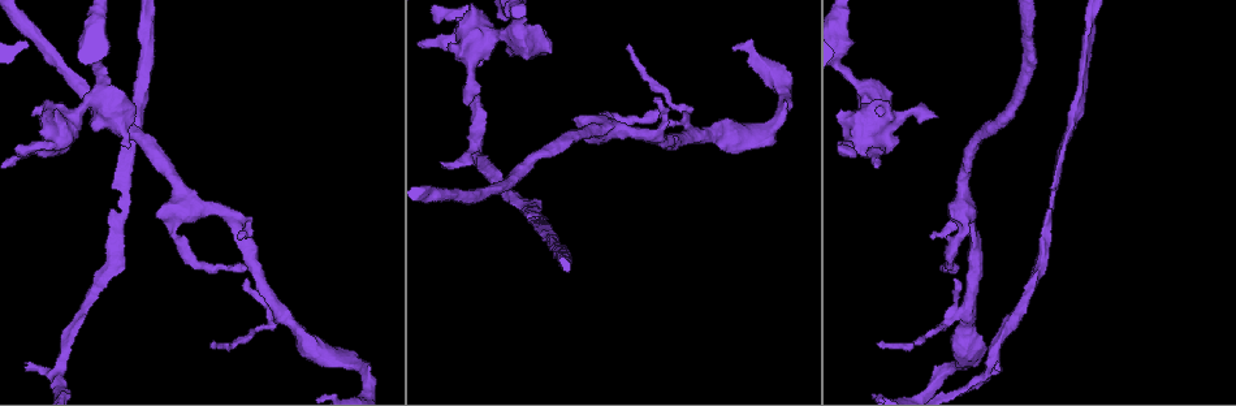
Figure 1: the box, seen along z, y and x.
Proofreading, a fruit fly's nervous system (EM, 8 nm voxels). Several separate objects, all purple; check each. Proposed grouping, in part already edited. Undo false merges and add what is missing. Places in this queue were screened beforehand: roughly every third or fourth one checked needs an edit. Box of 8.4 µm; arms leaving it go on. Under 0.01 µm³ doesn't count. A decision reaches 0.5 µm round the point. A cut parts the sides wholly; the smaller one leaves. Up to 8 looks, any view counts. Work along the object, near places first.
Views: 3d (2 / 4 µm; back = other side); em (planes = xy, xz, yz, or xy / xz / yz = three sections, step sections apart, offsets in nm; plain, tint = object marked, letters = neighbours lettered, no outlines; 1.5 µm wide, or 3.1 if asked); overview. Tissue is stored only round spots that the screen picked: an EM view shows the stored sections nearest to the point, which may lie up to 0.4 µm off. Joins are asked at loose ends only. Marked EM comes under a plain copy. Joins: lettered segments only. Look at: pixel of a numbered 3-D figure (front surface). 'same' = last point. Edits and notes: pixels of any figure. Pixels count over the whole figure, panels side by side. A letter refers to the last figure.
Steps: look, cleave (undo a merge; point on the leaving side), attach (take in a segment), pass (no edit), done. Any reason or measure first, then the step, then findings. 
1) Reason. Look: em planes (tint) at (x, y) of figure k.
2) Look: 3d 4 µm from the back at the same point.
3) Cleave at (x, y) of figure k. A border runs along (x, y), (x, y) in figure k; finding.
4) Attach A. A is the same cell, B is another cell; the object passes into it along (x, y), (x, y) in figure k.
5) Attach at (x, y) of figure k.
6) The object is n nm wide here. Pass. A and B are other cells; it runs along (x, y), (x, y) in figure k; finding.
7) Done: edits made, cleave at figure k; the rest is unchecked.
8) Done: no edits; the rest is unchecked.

Tapers out. Look: em 3.1 µm yz step 16 (letters) at (240, 236) of figure 1.

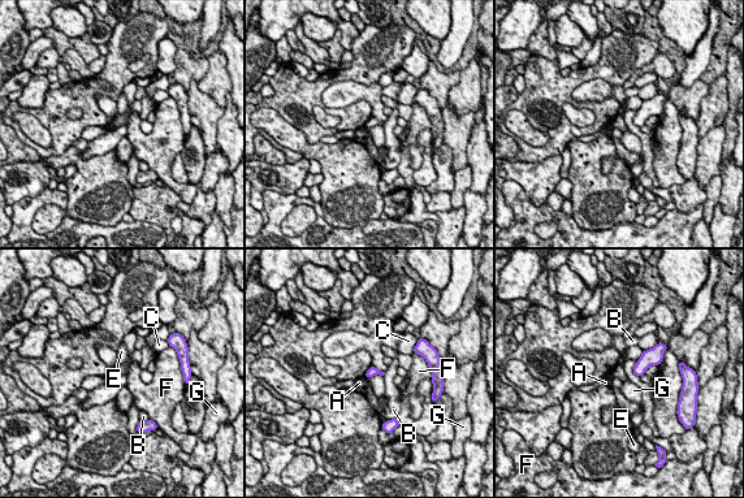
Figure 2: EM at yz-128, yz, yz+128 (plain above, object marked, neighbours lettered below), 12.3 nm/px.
Look: em 3.1 µm xz step 16 (letters) at the same point.

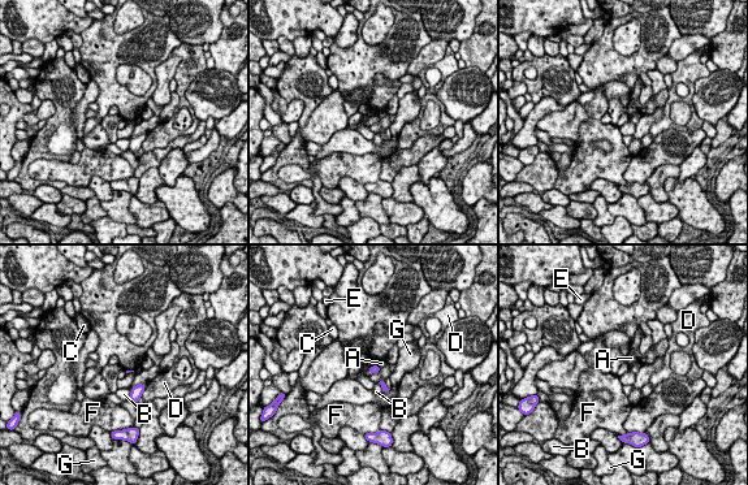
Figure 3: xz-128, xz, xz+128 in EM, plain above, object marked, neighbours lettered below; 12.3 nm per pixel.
Pass. A, B, C, D, E, F and G are other cells; a border runs along (376, 363), (370, 367) in figure 3; none of them fits.

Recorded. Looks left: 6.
Thick end. Look: em yz step 4 (tint) at (127, 147) of figure 1.

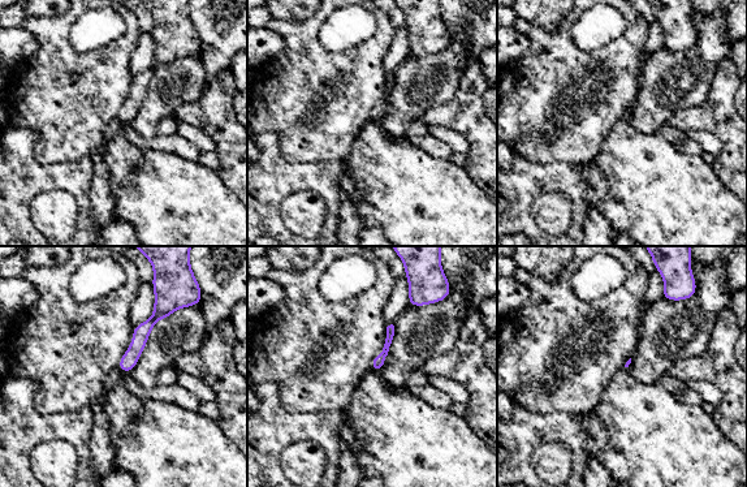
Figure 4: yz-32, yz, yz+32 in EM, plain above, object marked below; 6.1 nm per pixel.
Cut it another way. Look: em planes (letters) at the same point.

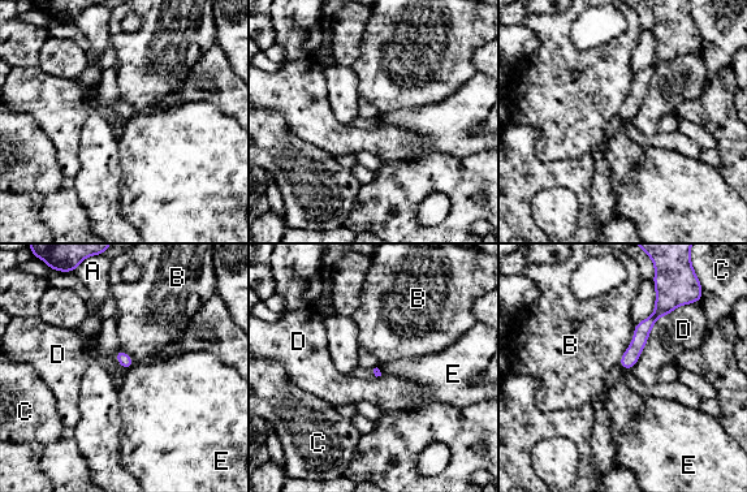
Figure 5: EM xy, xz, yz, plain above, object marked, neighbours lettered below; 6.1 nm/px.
Pass. A, B, C, D and E are other cells; none of them fits.

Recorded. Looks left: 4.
Branch stops here. Look: em yz step 8 (tint) at (936, 116) of figure 1.

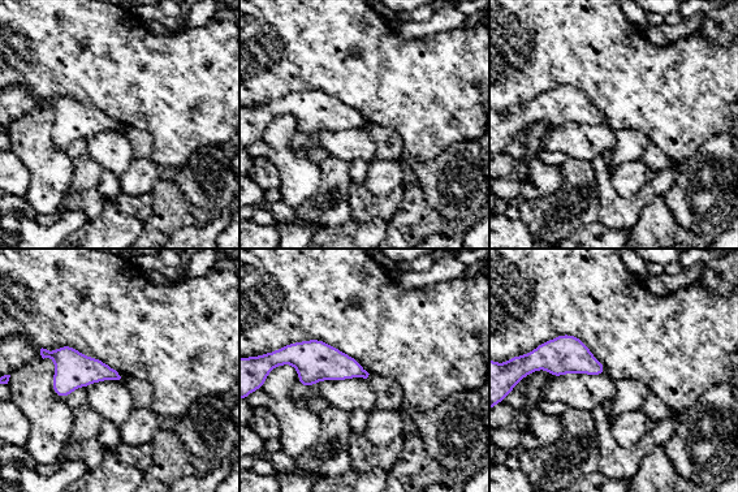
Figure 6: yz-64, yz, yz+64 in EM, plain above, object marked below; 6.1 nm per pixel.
Another direction. Look: em planes (letters) at the same point.

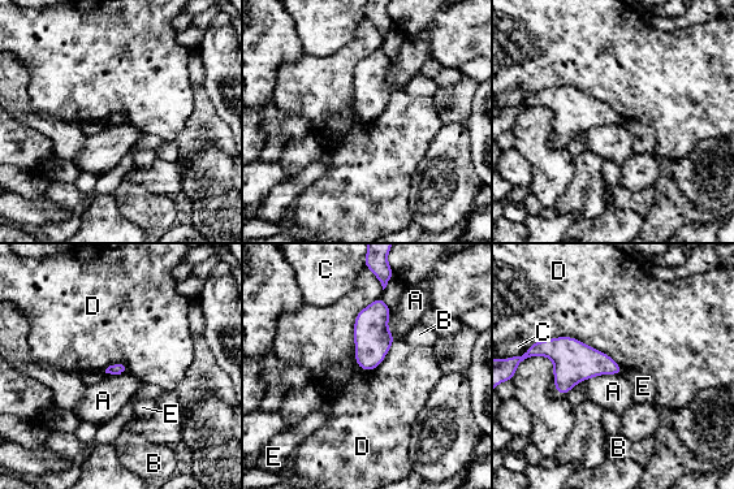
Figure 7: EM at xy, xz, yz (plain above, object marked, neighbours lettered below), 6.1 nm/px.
The longest contact is with D, 480 nm. Pass. A, B, C, D and E are other cells; a border runs along (380, 295), (354, 320), (363, 371) in figure 7; none of them fits.

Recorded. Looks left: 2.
Done: no edits; the rest is unchecked.

